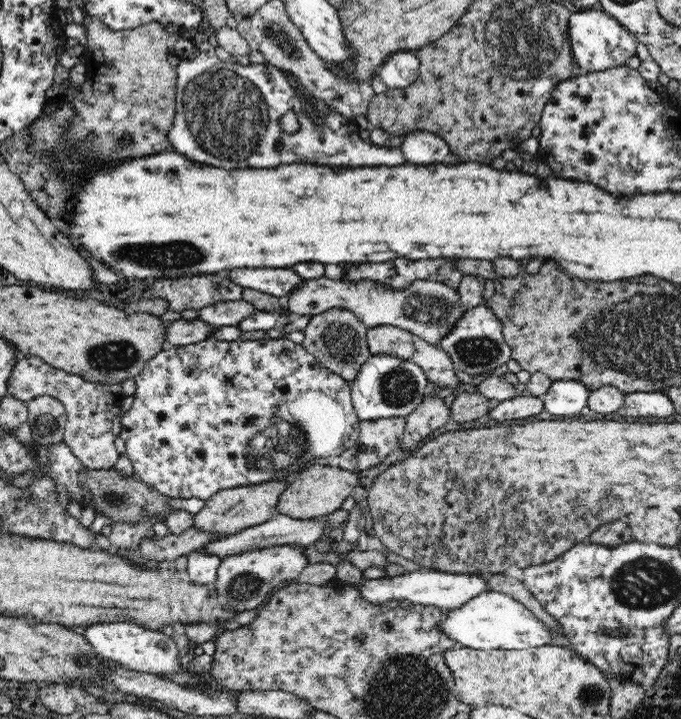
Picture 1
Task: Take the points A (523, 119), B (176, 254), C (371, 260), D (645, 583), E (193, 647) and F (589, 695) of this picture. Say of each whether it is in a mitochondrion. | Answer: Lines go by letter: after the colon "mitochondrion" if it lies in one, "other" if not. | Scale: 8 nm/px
A: other
B: mitochondrion
C: other
D: mitochondrion
E: other
F: mitochondrion

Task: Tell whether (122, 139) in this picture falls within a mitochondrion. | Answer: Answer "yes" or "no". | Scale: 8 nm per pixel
yes

